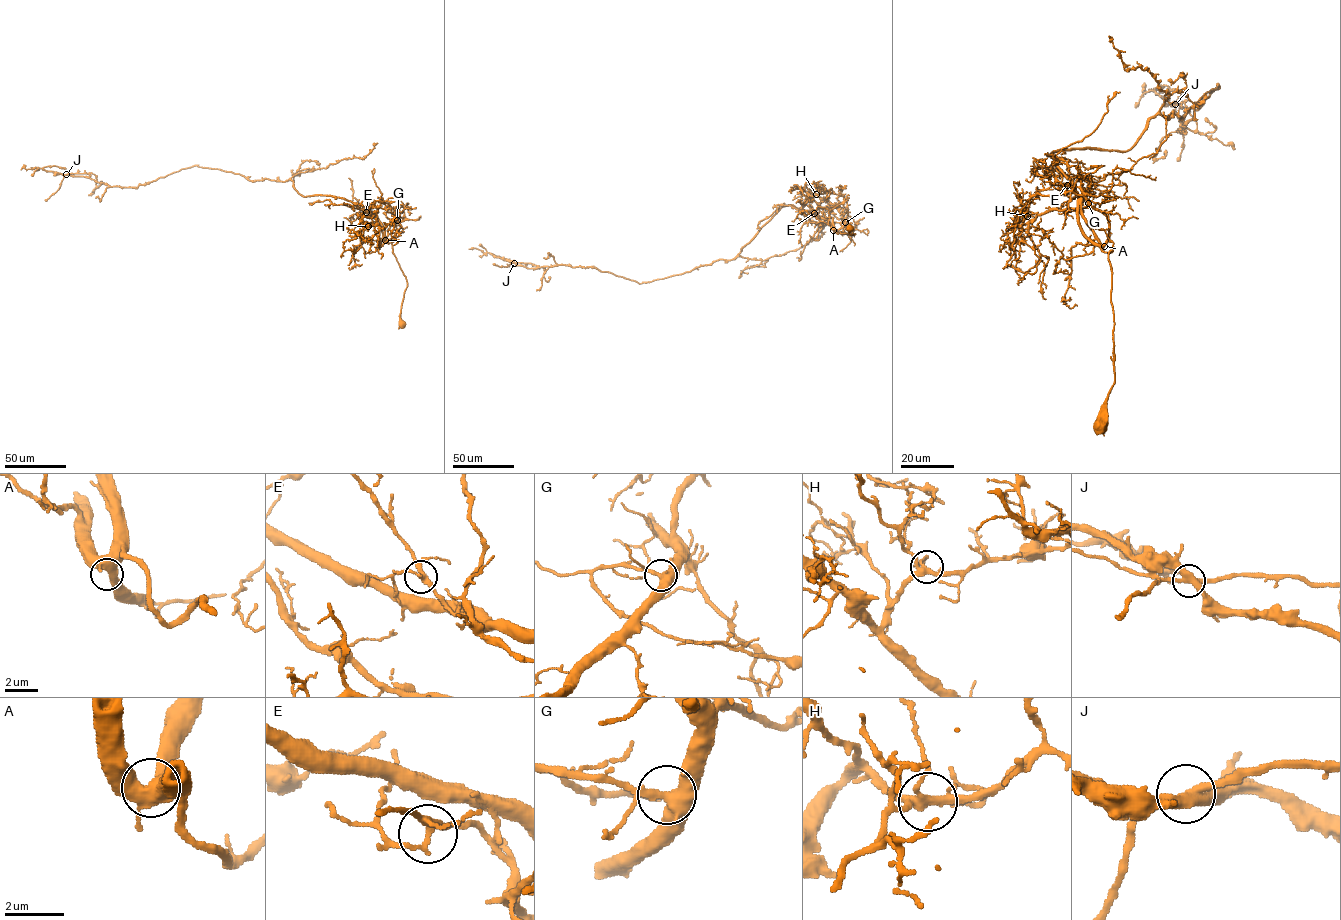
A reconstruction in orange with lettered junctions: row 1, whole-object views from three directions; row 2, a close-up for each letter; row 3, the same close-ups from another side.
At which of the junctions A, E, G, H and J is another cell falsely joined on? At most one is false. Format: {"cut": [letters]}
{"cut": []}

